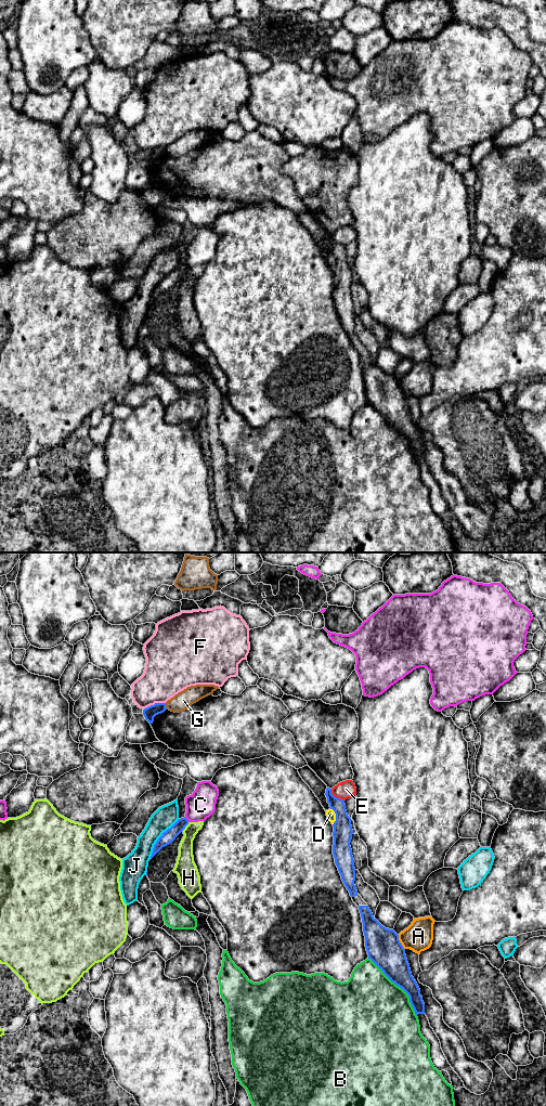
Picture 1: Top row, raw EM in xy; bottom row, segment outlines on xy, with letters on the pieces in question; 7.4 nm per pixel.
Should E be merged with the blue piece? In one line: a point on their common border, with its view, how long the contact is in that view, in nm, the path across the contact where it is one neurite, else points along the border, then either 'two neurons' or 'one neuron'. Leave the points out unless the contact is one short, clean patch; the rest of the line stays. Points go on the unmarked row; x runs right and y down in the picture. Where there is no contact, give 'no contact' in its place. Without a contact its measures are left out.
contact xy (336, 243); length 140 nm; border xy (330, 234), (335, 242), (343, 246); two neurons

